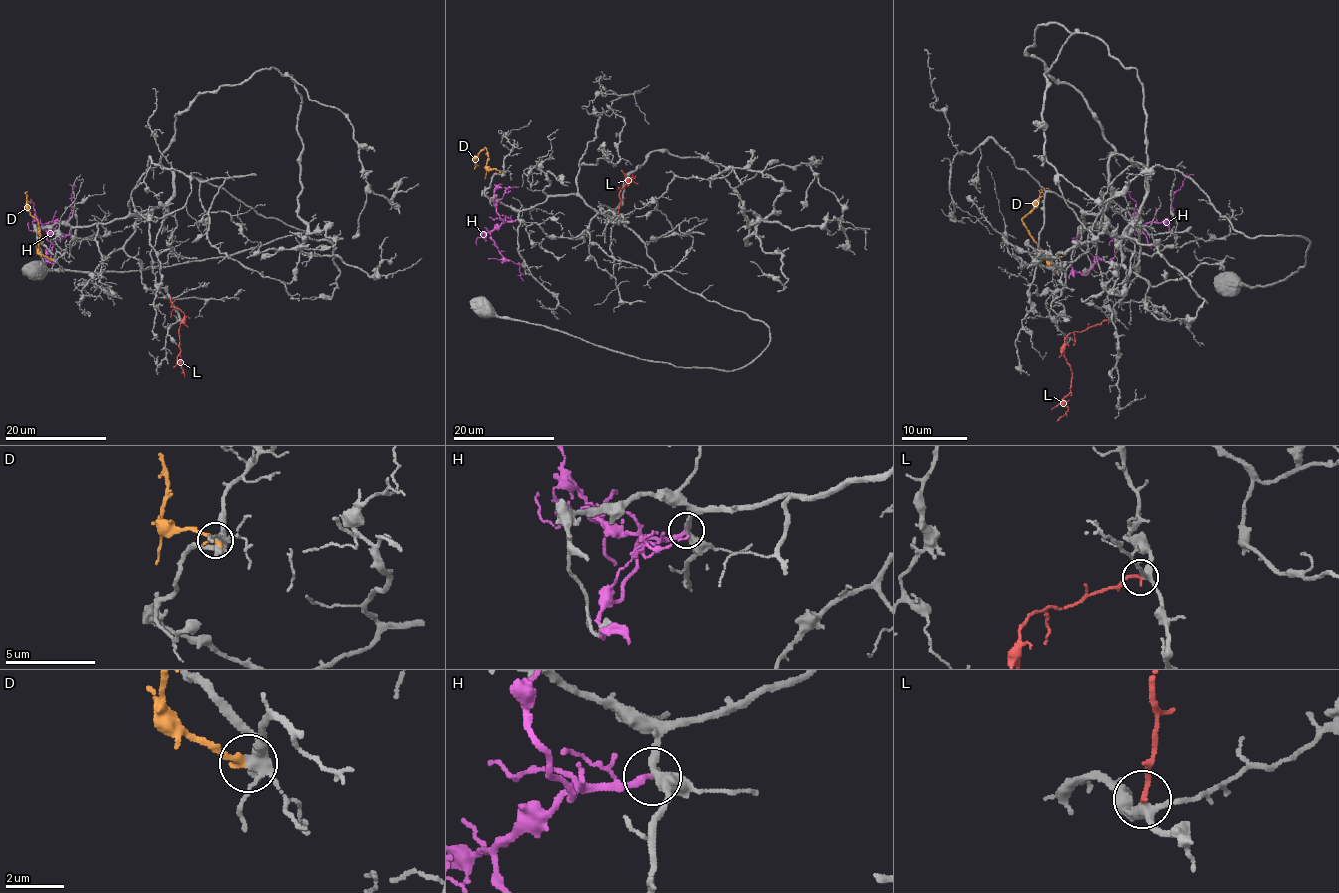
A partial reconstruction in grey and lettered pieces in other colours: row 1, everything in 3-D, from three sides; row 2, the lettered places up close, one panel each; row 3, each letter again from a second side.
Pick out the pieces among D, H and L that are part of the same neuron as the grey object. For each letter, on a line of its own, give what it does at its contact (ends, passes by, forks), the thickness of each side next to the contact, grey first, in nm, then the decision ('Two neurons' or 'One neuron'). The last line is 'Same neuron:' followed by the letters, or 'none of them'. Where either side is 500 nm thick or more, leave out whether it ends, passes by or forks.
D: It ends there. Thickness 380 nm (grey) against 280 nm. Two neurons
H: It ends there. Thickness 240 nm (grey) against 240 nm. Two neurons
L: It ends there. Thickness 280 nm (grey) against 170 nm. One neuron
Same neuron: L

